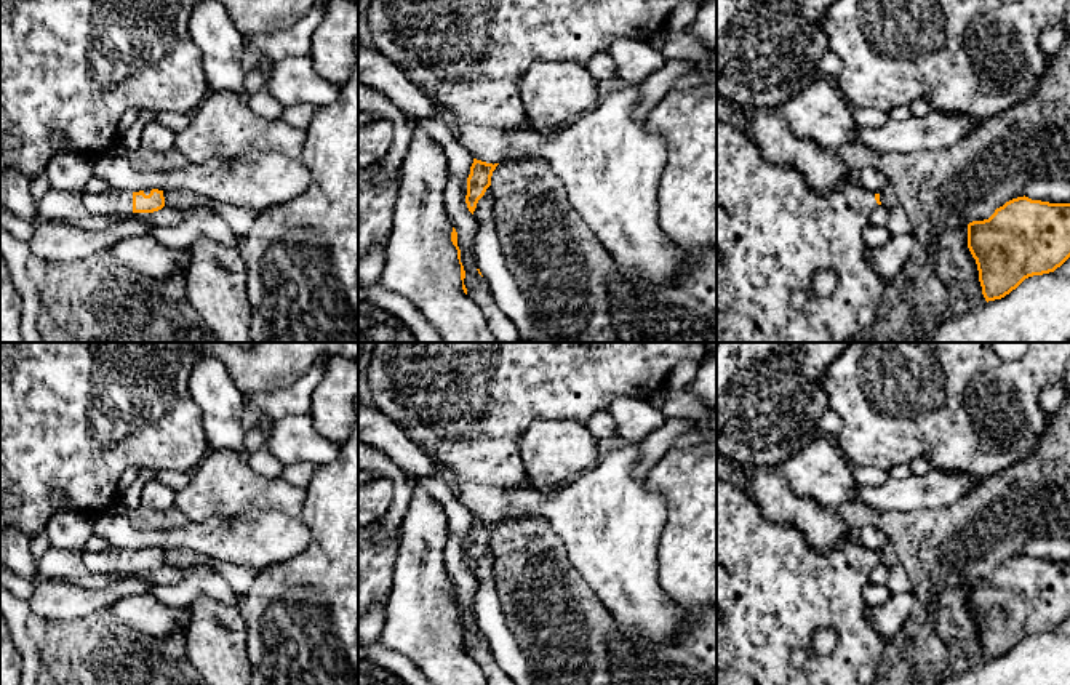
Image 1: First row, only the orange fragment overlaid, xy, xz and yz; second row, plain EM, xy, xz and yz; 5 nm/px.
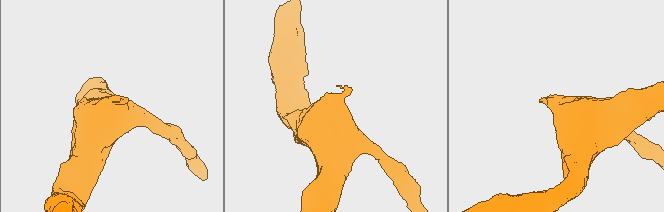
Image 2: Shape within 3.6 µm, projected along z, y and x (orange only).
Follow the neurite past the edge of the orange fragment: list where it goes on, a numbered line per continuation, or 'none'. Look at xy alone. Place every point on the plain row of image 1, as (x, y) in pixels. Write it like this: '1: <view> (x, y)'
1: xy (109, 560)

